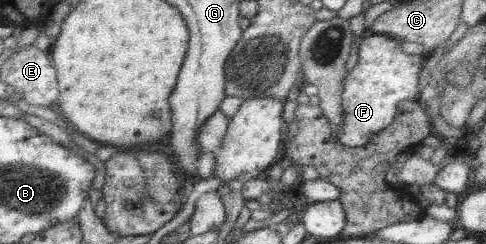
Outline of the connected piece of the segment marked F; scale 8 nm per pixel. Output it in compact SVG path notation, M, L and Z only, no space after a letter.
M374 34L361 39L357 55L356 63L343 80L343 117L335 132L338 142L347 147L364 146L372 133L394 120L400 101L418 98L418 77L425 60L425 55L404 53L399 40Z

